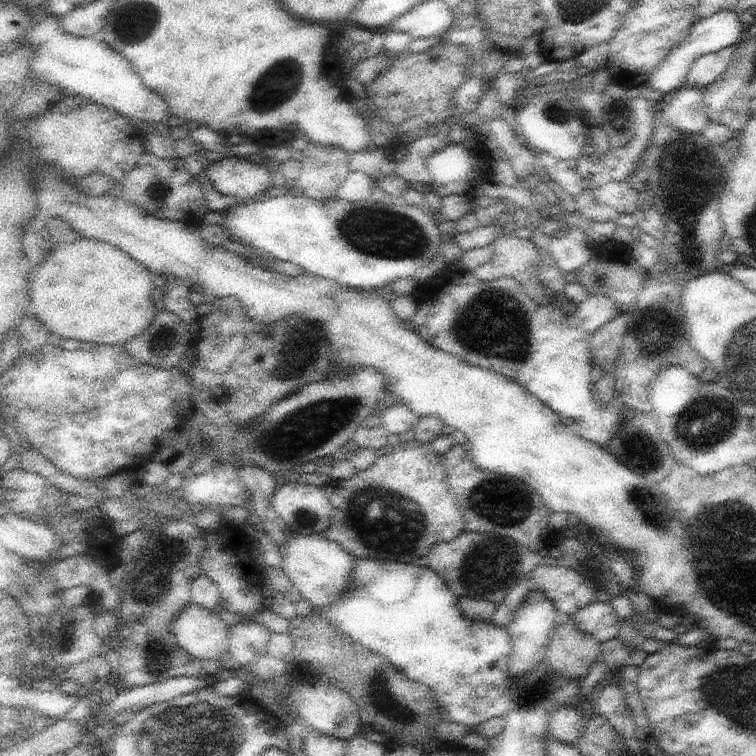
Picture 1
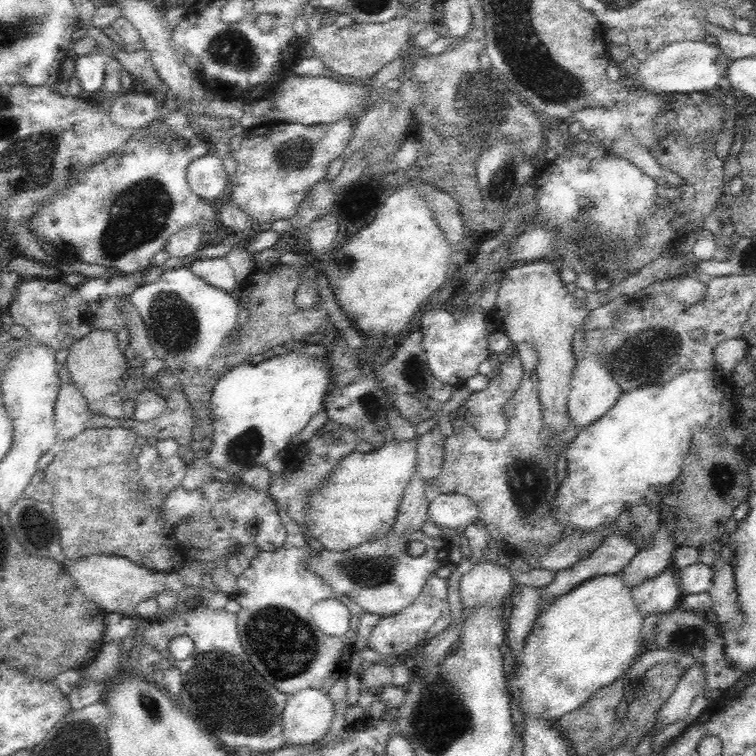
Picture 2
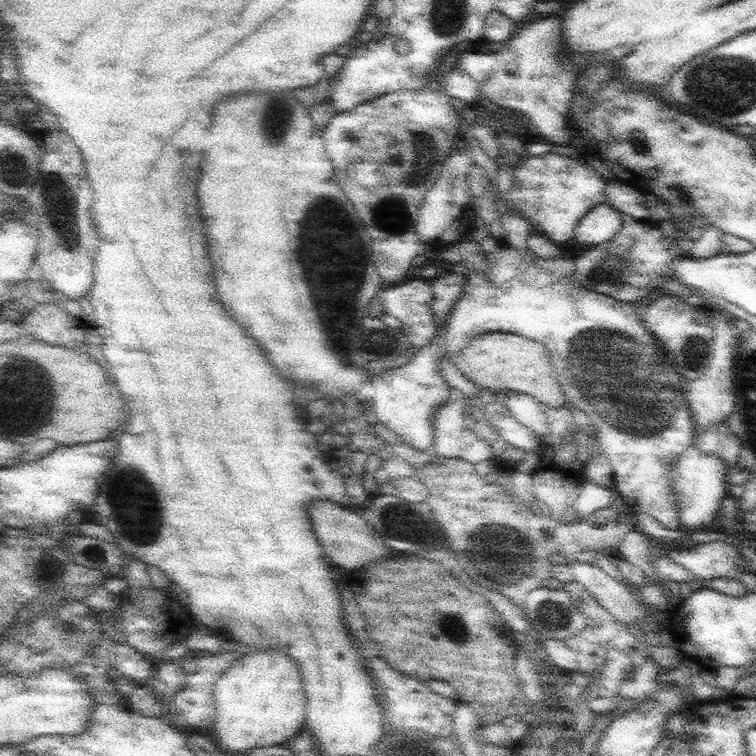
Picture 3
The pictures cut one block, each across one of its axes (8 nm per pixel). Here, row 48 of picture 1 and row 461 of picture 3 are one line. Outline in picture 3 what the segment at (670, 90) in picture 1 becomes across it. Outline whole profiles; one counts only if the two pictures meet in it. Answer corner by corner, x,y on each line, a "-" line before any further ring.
696,444
686,448
675,461
671,472
671,485
675,488
678,501
679,519
683,531
705,529
710,521
718,517
722,499
728,496
727,464
718,455
704,455

